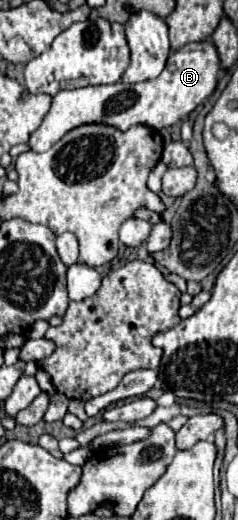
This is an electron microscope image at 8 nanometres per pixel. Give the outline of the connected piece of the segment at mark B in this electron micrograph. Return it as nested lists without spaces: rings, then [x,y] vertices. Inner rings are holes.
[[[212,42],[186,44],[174,50],[166,62],[166,68],[158,78],[144,80],[138,84],[108,84],[108,86],[86,86],[74,90],[62,90],[52,98],[52,106],[44,116],[38,130],[30,134],[28,146],[34,152],[46,152],[66,132],[82,124],[106,124],[126,132],[130,126],[142,124],[154,130],[170,128],[178,120],[184,120],[196,106],[200,106],[216,88],[216,76],[220,70],[220,58]]]

